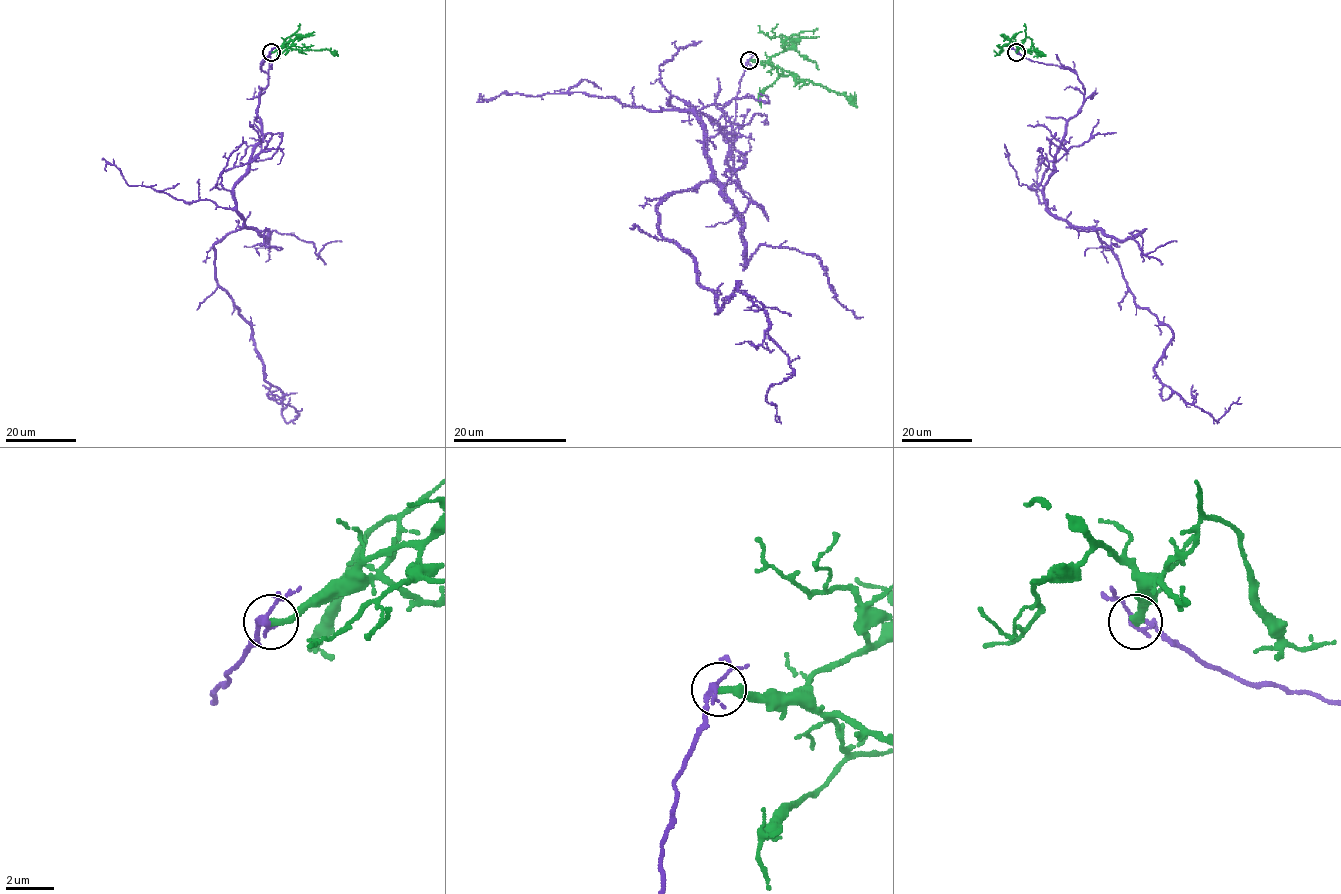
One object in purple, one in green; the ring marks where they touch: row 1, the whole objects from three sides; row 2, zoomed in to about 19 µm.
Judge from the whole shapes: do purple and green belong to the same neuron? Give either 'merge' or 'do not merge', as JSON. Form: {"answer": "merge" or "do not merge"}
{"answer": "do not merge"}

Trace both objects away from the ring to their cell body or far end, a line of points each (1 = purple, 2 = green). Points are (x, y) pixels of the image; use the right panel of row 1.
1: (1016, 52), (1069, 68), (1084, 93), (1047, 209), (1092, 228), (1172, 332), (1158, 378), (1217, 422), (1241, 403)
2: (1016, 52), (1020, 46), (1036, 49), (1045, 56)

